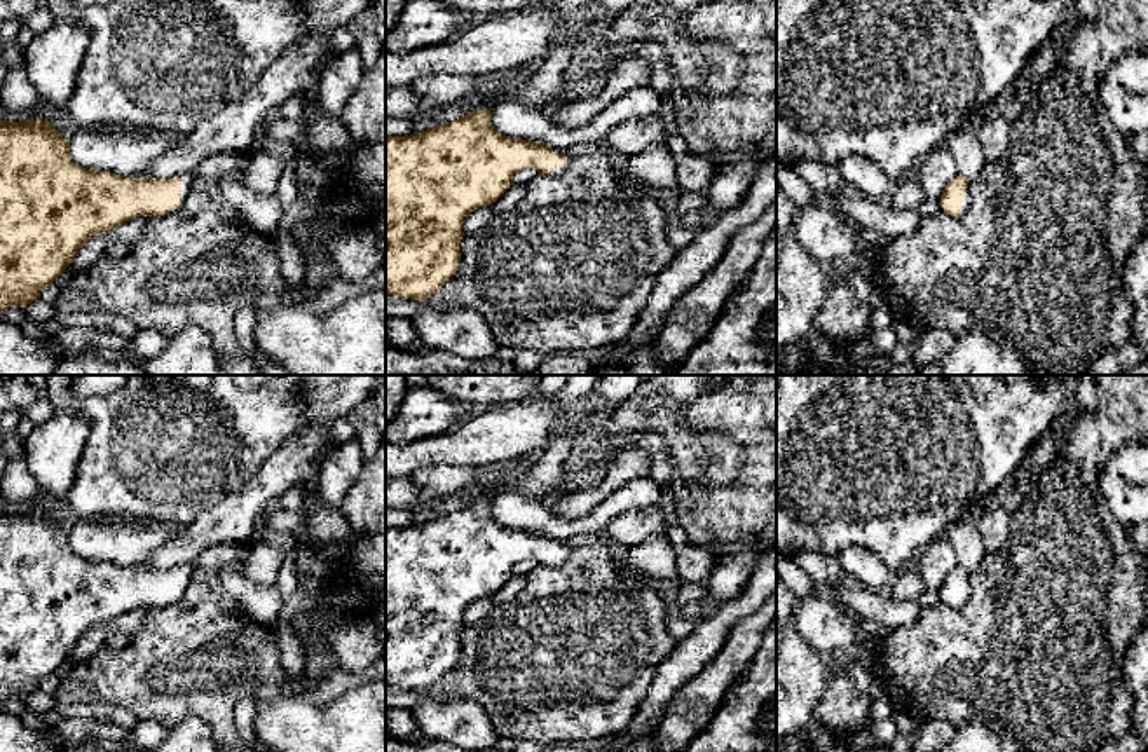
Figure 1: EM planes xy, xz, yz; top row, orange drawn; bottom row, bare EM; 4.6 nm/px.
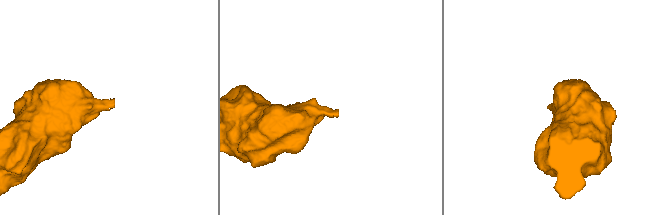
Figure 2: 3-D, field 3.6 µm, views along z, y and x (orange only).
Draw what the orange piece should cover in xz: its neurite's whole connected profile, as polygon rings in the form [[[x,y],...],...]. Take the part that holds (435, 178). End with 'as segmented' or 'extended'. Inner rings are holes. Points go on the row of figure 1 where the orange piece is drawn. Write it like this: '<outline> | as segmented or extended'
[[[473,110],[454,122],[410,136],[386,136],[386,295],[424,302],[440,291],[459,269],[464,218],[495,202],[513,185],[518,171],[534,167],[539,174],[558,174],[565,166],[565,152],[495,131],[490,110]]] | extended

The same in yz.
[[[961,176],[953,178],[939,197],[940,211],[960,216],[970,202],[968,181]]] | extended

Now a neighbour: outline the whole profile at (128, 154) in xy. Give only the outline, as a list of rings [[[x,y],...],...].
[[[80,131],[70,157],[82,167],[138,178],[178,141],[162,133]]]

